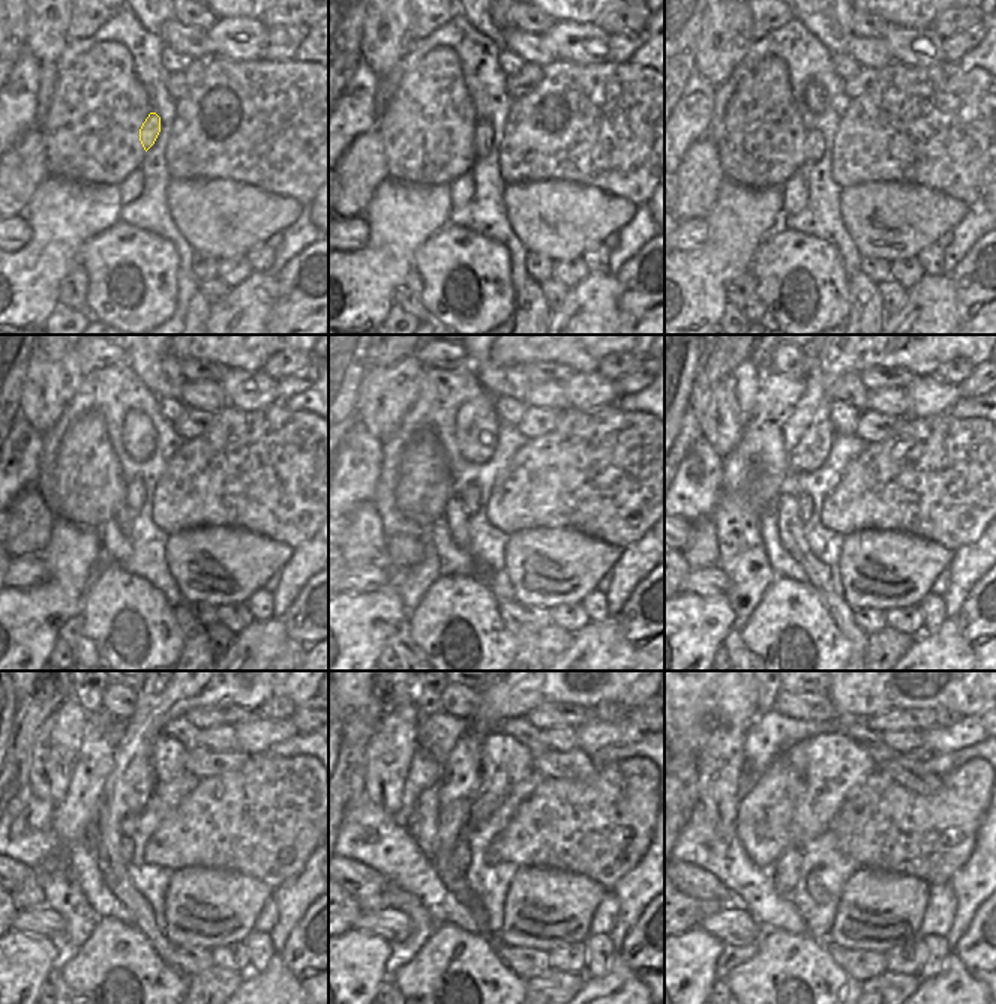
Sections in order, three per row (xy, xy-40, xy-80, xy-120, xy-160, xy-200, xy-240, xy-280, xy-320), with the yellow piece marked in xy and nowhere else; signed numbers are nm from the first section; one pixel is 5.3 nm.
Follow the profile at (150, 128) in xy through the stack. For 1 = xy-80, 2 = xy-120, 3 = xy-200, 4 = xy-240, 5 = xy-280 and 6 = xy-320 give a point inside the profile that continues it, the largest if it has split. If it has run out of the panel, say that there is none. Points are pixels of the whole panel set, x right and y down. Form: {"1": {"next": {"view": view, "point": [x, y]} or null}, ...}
{"1": {"next": {"view": "xy-80", "point": [815, 144]}}, "2": {"next": {"view": "xy-120", "point": [135, 497]}}, "3": {"next": {"view": "xy-200", "point": [804, 505]}}, "4": {"next": {"view": "xy-240", "point": [126, 844]}}, "5": {"next": {"view": "xy-280", "point": [461, 856]}}, "6": {"next": {"view": "xy-320", "point": [785, 872]}}}

